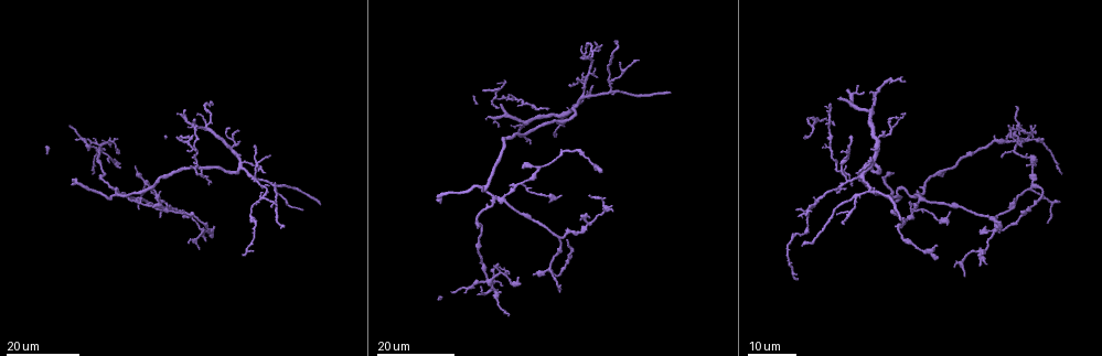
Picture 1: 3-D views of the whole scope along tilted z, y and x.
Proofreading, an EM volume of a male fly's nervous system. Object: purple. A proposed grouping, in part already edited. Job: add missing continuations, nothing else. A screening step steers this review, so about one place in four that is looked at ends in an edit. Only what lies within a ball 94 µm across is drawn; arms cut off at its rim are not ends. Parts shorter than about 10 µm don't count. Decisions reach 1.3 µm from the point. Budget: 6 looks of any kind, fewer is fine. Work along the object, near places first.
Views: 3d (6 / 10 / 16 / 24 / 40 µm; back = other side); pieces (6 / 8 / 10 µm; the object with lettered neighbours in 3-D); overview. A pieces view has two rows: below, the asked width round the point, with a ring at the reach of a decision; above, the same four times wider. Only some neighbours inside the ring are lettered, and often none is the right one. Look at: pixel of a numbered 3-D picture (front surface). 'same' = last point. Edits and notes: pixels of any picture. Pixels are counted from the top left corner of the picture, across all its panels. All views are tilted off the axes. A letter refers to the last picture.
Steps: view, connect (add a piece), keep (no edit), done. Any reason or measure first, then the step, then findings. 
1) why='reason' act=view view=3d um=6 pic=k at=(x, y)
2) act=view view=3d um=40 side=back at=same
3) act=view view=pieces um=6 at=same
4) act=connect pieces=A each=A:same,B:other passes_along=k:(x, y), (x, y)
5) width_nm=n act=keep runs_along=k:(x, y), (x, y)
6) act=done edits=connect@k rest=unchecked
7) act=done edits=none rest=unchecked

why='end of a long branch' act=view view=3d um=16 pic=1 at=(893, 171)

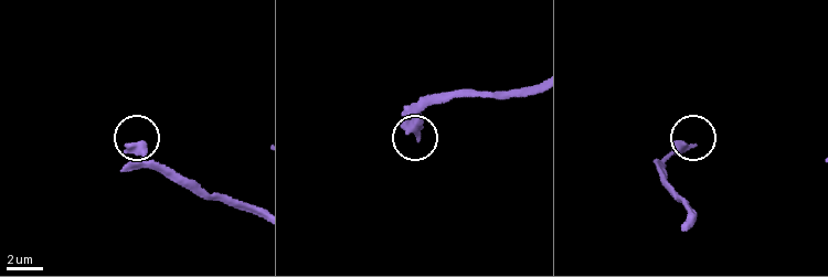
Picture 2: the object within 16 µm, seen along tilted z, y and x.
why='what lies round it' act=view view=pieces um=10 pic=2 at=(418, 136)

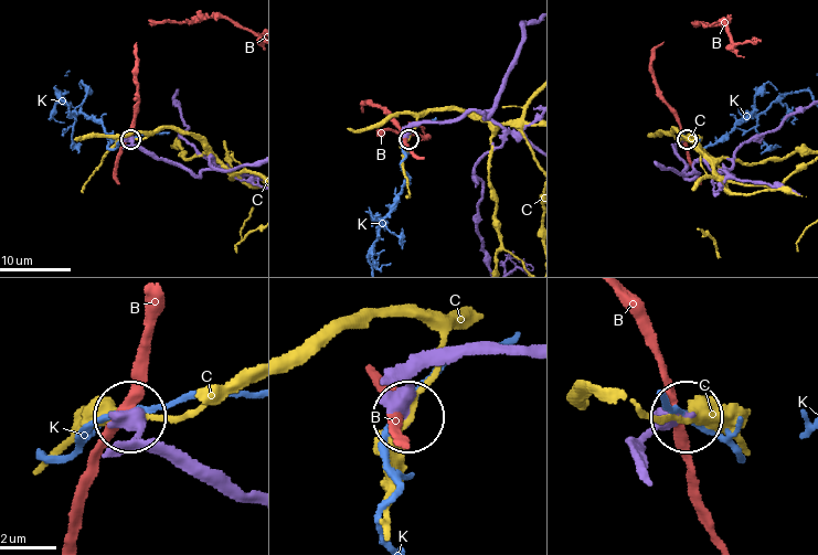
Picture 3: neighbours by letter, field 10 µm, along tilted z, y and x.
act=keep each=B:other,C:other,K:other runs_along=3:(499, 98), (485, 118), (474, 110), (426, 121), (407, 138) found='none of them fits'

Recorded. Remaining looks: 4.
why='an open end' act=view view=3d um=24 pic=1 at=(1030, 127)

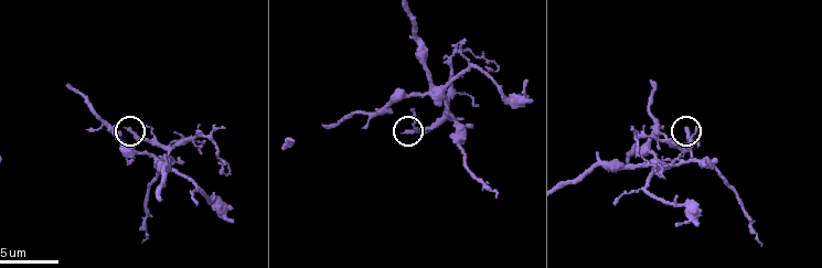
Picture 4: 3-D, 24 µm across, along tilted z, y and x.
why='what lies round it' act=view view=pieces um=8 pic=4 at=(686, 127)

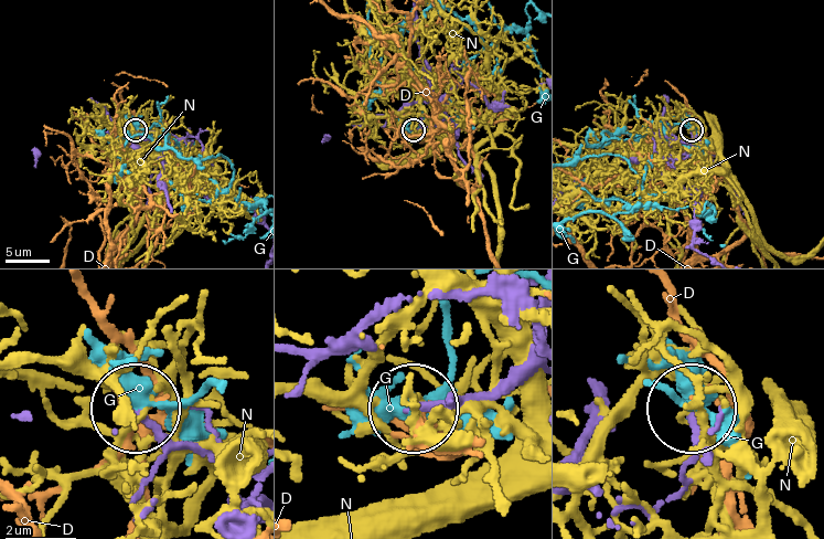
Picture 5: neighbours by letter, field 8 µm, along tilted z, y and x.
act=keep each=D:other,G:other,N:other found='none of them fits'

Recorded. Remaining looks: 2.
why='end of a long branch' act=view view=3d um=16 pic=1 at=(797, 278)

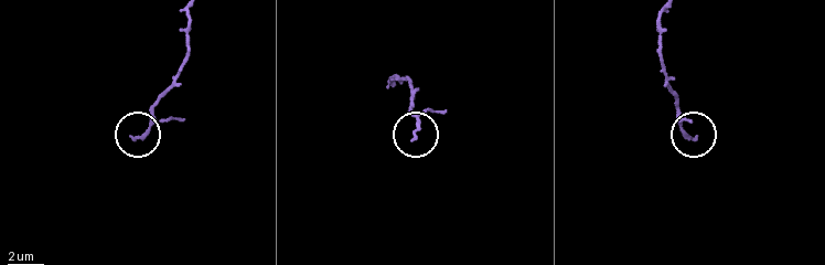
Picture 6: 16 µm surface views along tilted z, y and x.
act=view view=pieces um=8 pic=6 at=(131, 136)

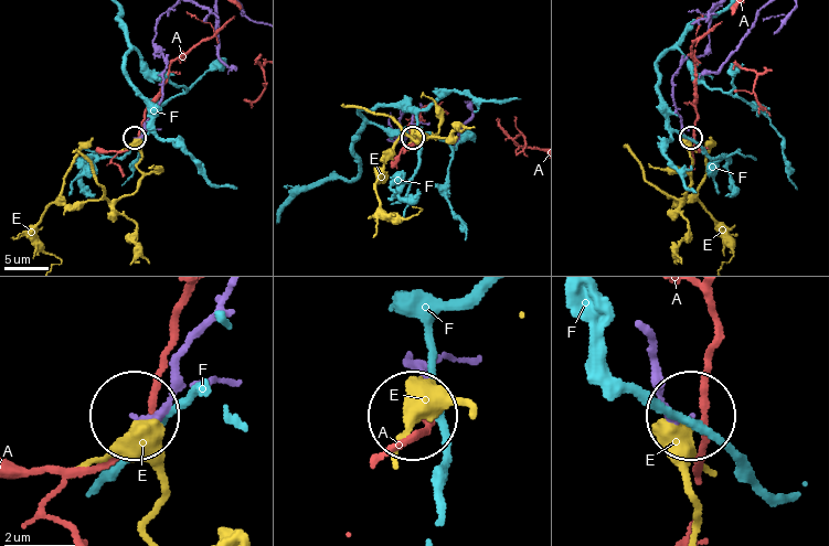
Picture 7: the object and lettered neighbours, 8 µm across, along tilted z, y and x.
width_nm=170 act=keep each=A:other,E:other,F:other found='no lettered piece goes on from it'

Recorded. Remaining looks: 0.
act=done edits=none rest=unchecked

